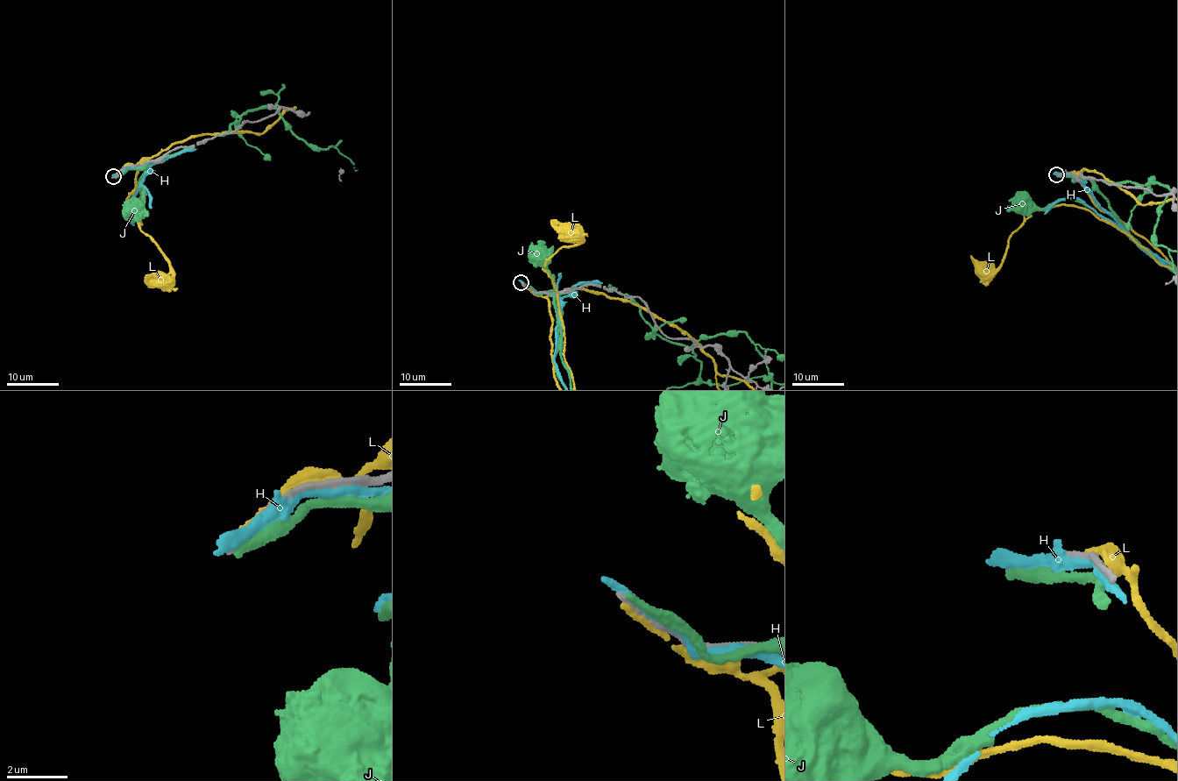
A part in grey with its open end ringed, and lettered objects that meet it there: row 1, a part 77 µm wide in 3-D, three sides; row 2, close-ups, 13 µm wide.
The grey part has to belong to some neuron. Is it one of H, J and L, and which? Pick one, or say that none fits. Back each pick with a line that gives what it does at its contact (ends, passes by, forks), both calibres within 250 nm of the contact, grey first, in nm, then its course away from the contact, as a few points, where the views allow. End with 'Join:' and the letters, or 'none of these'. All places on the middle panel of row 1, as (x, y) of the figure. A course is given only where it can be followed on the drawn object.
Join: none of these

